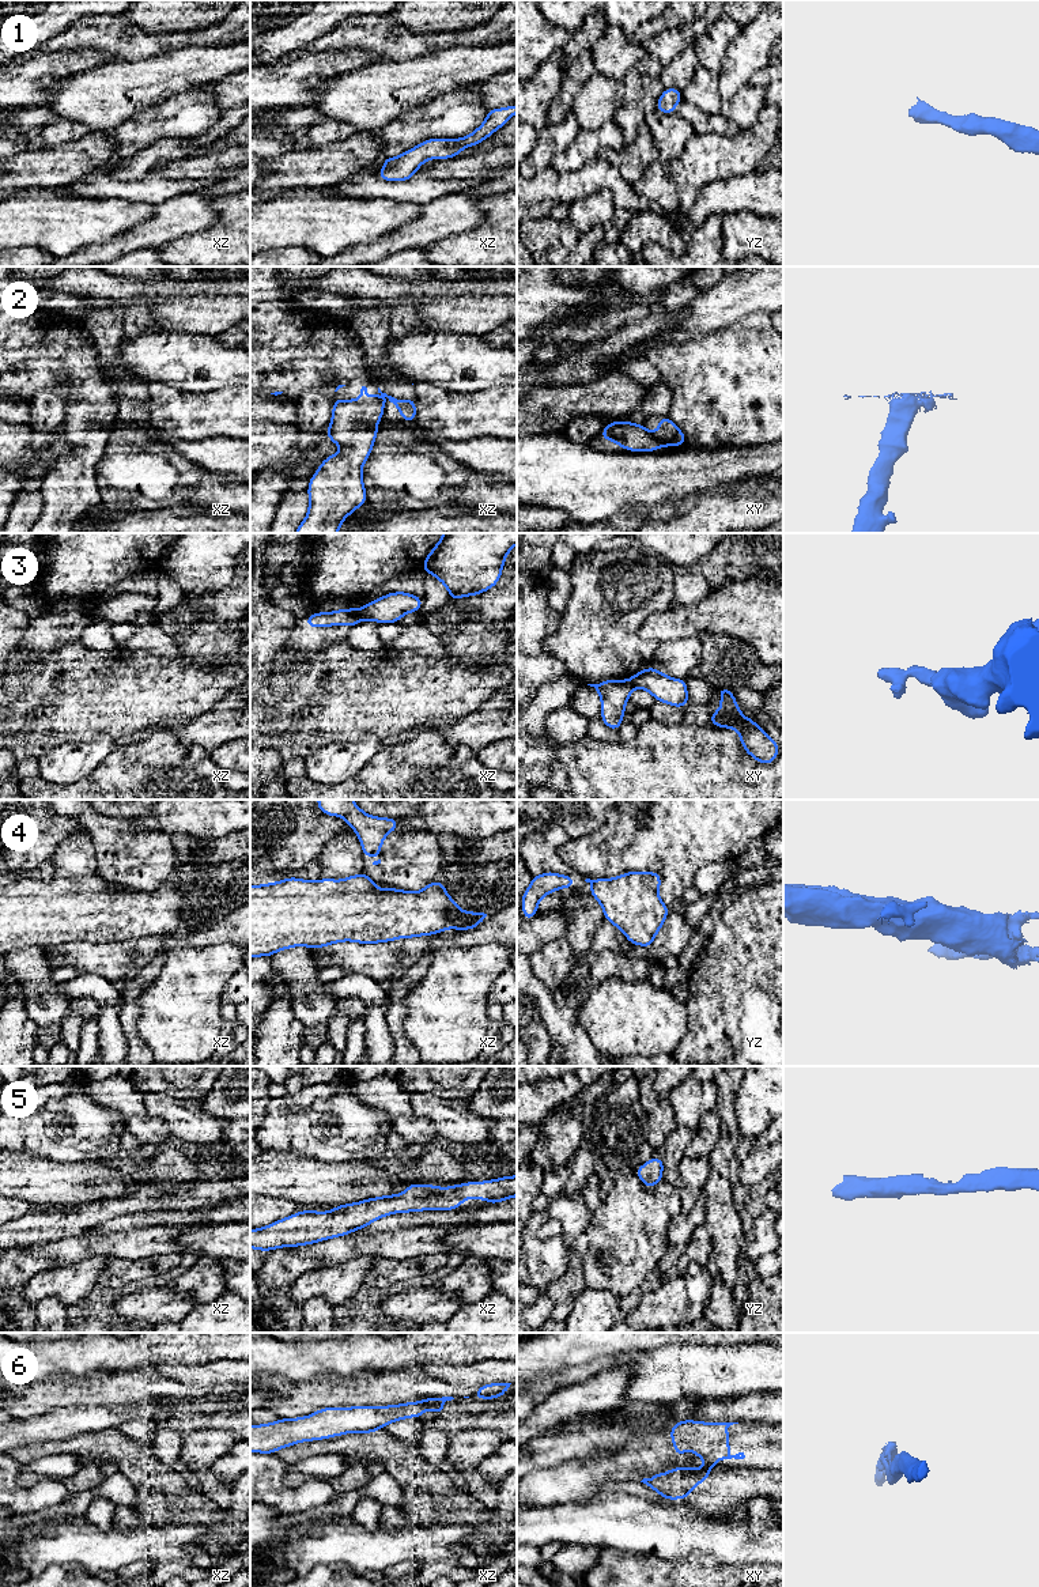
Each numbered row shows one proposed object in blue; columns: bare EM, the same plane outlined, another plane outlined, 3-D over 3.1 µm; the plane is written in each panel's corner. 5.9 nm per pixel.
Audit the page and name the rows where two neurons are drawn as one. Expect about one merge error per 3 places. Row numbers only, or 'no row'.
3, 4, 6

